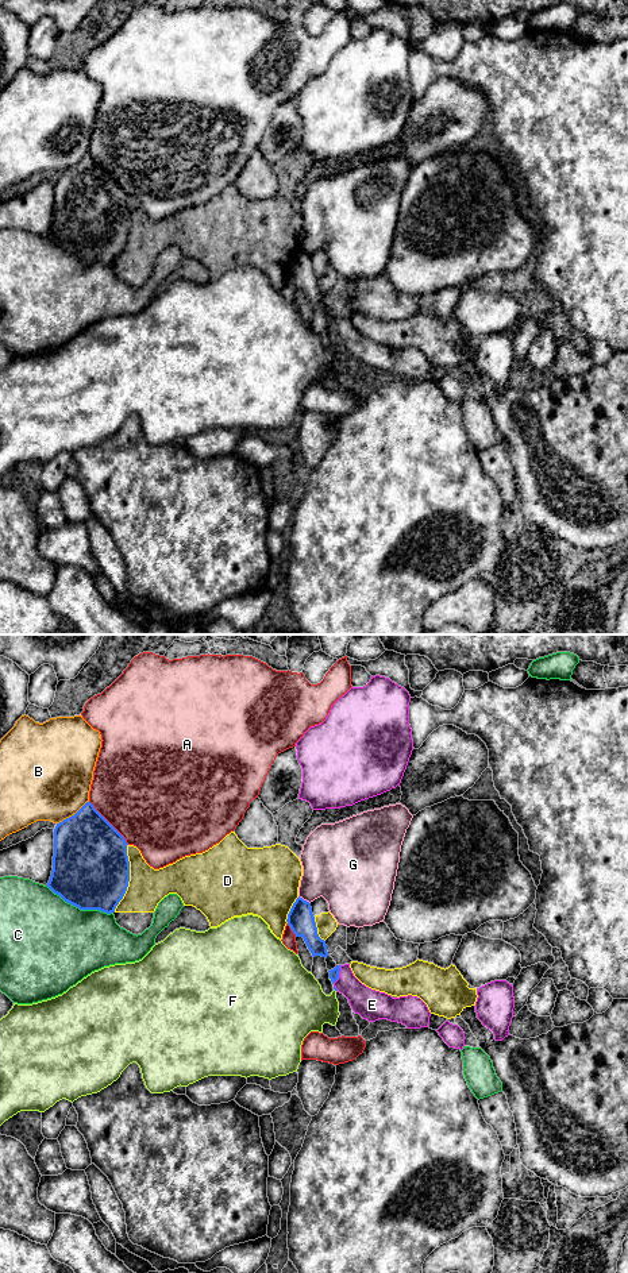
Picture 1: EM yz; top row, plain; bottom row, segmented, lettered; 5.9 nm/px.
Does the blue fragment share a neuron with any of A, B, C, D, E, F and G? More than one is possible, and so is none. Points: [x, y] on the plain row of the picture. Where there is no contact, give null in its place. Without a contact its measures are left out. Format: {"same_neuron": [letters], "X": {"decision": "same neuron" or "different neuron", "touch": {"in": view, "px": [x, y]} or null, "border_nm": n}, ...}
{"same_neuron": [], "A": {"decision": "different neuron", "touch": {"in": "yz", "px": [108, 174]}, "border_nm": 360}, "B": {"decision": "different neuron", "touch": {"in": "yz", "px": [72, 168]}, "border_nm": 240}, "C": {"decision": "different neuron", "touch": {"in": "yz", "px": [80, 261]}, "border_nm": 440}, "D": {"decision": "different neuron", "touch": {"in": "yz", "px": [128, 230]}, "border_nm": 420}, "E": {"decision": "different neuron", "touch": {"in": "yz", "px": [338, 330]}, "border_nm": 150}, "F": {"decision": "different neuron", "touch": null}, "G": {"decision": "different neuron", "touch": {"in": "yz", "px": [303, 251]}, "border_nm": 90}}

